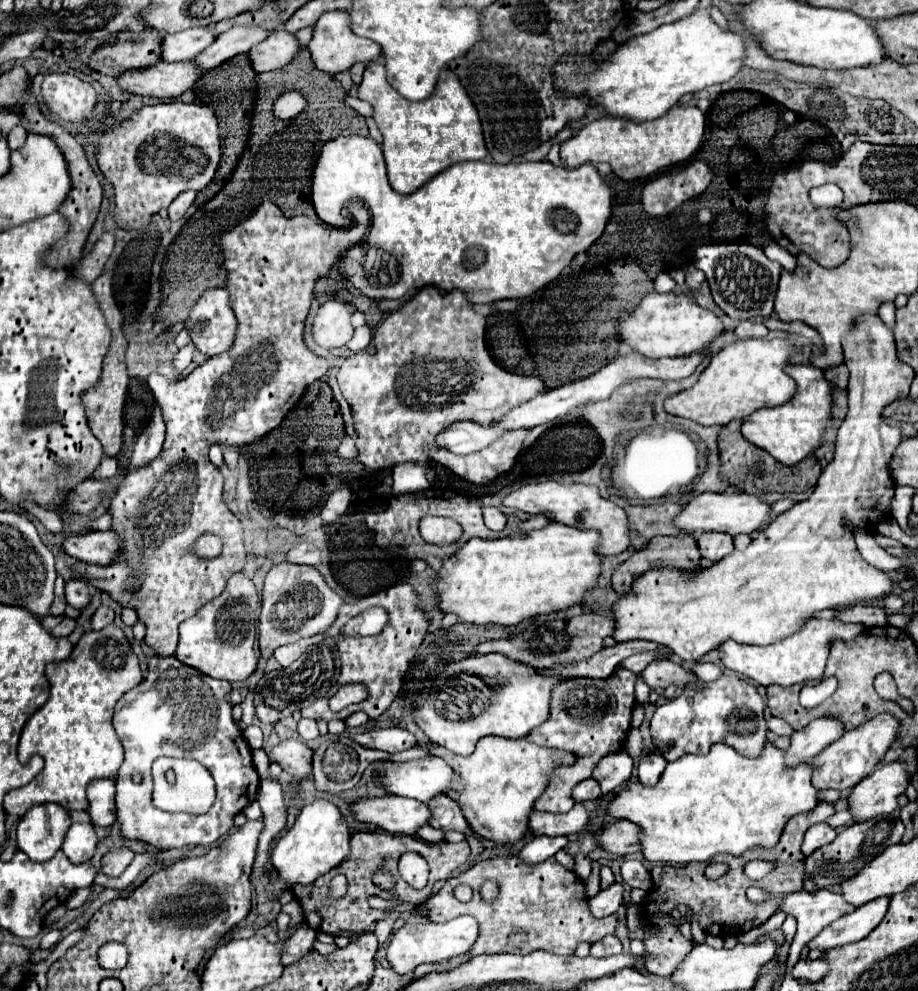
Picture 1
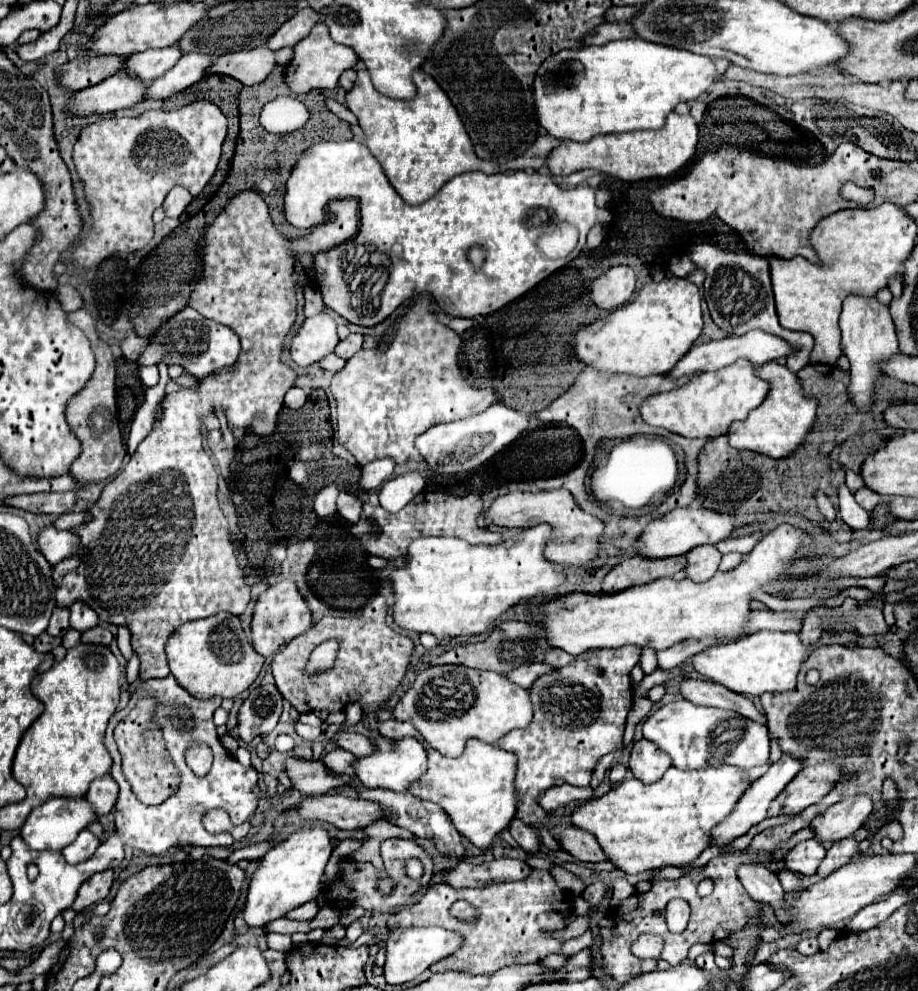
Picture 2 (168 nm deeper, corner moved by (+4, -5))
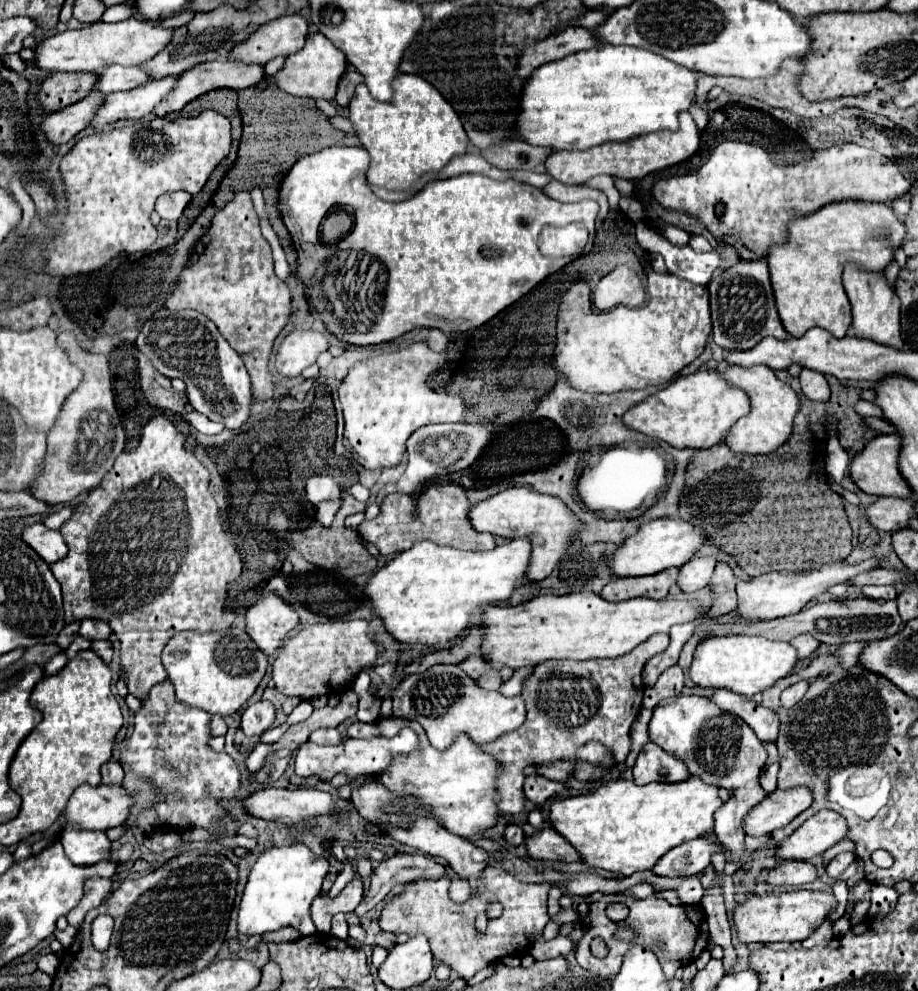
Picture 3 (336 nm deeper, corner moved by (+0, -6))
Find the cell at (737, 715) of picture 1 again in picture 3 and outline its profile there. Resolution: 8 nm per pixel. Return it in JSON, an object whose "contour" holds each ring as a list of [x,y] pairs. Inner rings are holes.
{"contour":[[[679,696],[671,704],[657,706],[649,720],[649,740],[659,744],[667,754],[685,762],[693,776],[729,790],[729,800],[715,812],[713,830],[727,850],[743,858],[745,834],[741,832],[741,820],[747,810],[751,810],[767,794],[759,784],[759,774],[767,762],[763,742],[759,742],[755,732],[739,716],[723,712],[715,702],[699,696]]]}

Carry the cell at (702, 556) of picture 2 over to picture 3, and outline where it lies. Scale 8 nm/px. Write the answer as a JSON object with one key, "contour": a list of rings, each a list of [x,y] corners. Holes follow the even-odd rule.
{"contour":[[[691,558],[687,564],[683,564],[679,568],[677,586],[683,592],[693,594],[693,592],[697,592],[697,590],[701,590],[701,588],[705,588],[709,584],[713,568],[715,568],[713,558]]]}

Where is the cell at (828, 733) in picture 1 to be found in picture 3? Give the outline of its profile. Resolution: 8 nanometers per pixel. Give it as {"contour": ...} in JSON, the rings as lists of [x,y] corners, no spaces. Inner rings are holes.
{"contour":[[[695,838],[691,842],[683,842],[669,850],[659,862],[651,868],[655,876],[667,878],[685,878],[703,872],[709,866],[709,858],[717,852],[717,846],[705,838]]]}

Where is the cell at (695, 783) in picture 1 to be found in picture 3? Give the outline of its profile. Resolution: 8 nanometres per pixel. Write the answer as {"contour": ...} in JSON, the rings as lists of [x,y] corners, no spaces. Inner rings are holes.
{"contour":[[[691,776],[679,784],[655,782],[645,786],[615,780],[597,786],[589,794],[553,802],[549,822],[575,846],[581,862],[589,868],[601,868],[613,876],[631,876],[641,870],[651,870],[667,850],[713,830],[713,812],[721,804],[719,788],[705,784],[699,776]]]}

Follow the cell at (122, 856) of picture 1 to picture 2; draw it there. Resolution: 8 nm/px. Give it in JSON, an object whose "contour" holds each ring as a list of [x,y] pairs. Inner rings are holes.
{"contour":[[[107,869],[107,871],[101,871],[101,873],[95,873],[91,879],[87,879],[81,889],[79,889],[79,895],[73,903],[73,909],[75,911],[83,911],[99,901],[103,901],[107,895],[109,895],[109,889],[111,889],[111,883],[113,883],[113,871]]]}

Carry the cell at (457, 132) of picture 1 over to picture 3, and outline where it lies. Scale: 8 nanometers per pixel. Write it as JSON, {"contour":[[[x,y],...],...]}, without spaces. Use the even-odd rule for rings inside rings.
{"contour":[[[398,74],[392,89],[391,101],[379,102],[371,98],[365,84],[359,84],[349,102],[349,120],[371,158],[367,182],[389,190],[407,190],[423,174],[437,172],[453,156],[465,154],[469,142],[457,112],[429,82],[415,74]]]}

